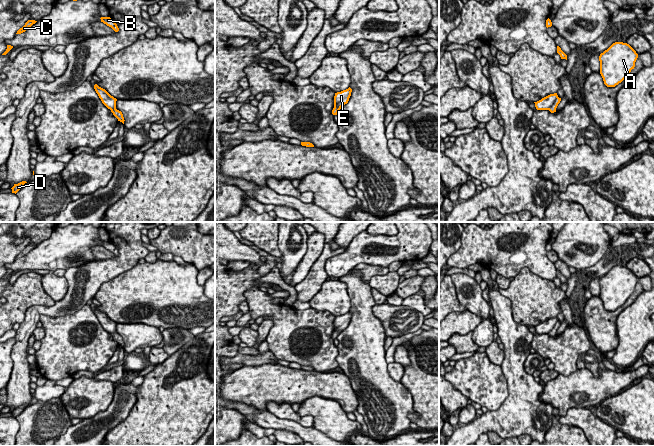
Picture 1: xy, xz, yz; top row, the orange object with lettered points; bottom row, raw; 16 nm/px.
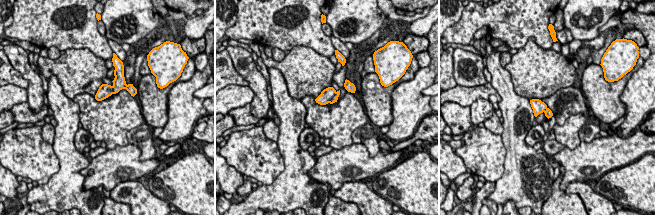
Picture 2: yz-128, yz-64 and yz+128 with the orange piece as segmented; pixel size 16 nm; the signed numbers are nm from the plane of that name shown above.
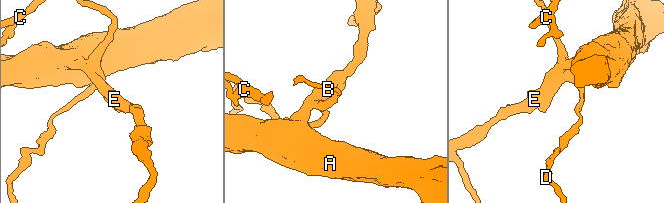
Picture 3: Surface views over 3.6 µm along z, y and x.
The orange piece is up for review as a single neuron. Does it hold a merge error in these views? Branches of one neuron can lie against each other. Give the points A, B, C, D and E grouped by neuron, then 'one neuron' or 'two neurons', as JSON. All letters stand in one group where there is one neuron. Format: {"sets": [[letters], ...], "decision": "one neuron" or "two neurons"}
{"sets": [["A", "E"], ["B", "C", "D"]], "decision": "two neurons"}

